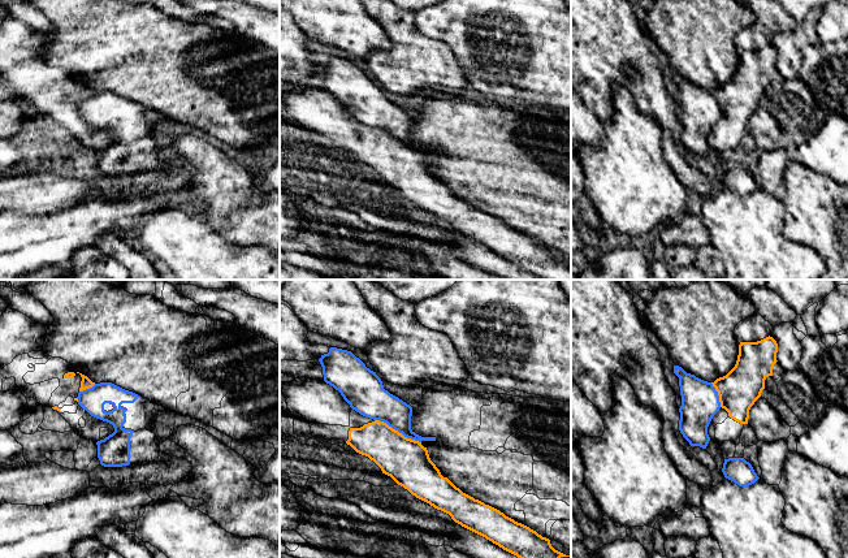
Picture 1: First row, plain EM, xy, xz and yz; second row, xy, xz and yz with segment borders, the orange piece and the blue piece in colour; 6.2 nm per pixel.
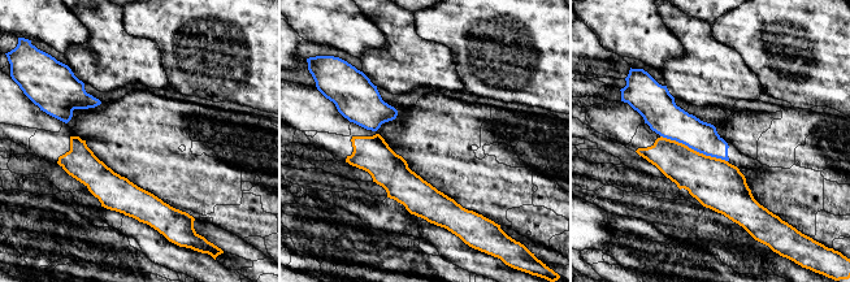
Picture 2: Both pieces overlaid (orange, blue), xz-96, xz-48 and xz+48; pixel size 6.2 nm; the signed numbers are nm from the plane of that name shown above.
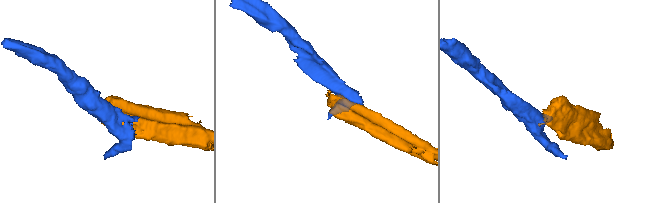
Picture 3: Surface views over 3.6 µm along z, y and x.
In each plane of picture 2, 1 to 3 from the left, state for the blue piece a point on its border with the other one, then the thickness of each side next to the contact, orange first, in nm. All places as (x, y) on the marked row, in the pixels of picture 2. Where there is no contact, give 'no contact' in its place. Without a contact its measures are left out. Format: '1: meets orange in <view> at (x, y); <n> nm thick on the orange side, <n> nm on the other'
1: no contact
2: no contact
3: meets orange in xz+48 at (693, 150); 300 nm thick on the orange side, 220 nm on the other

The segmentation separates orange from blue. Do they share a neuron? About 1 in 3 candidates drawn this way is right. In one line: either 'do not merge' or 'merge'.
do not merge

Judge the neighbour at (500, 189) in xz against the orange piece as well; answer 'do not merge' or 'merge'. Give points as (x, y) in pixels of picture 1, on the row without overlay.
do not merge

